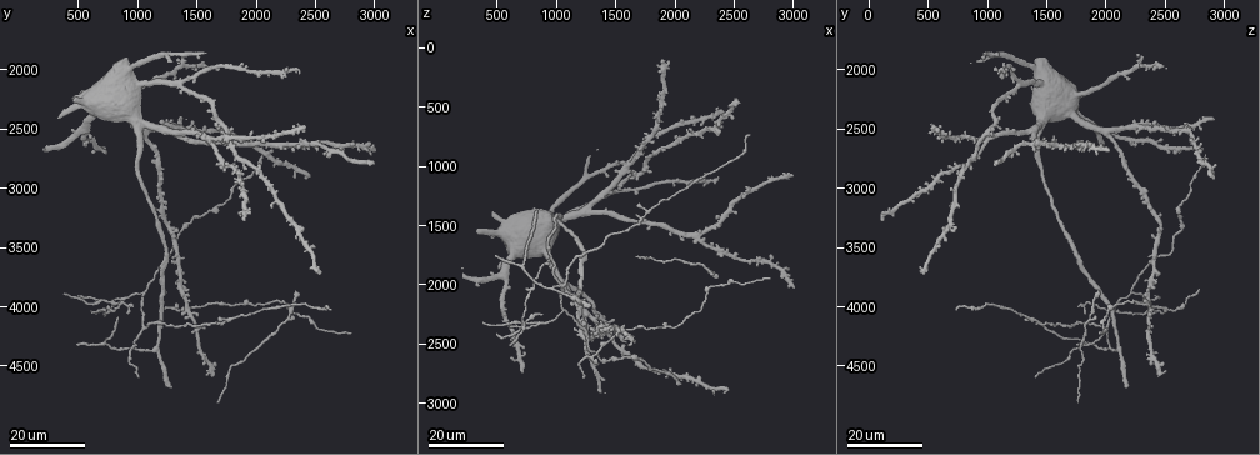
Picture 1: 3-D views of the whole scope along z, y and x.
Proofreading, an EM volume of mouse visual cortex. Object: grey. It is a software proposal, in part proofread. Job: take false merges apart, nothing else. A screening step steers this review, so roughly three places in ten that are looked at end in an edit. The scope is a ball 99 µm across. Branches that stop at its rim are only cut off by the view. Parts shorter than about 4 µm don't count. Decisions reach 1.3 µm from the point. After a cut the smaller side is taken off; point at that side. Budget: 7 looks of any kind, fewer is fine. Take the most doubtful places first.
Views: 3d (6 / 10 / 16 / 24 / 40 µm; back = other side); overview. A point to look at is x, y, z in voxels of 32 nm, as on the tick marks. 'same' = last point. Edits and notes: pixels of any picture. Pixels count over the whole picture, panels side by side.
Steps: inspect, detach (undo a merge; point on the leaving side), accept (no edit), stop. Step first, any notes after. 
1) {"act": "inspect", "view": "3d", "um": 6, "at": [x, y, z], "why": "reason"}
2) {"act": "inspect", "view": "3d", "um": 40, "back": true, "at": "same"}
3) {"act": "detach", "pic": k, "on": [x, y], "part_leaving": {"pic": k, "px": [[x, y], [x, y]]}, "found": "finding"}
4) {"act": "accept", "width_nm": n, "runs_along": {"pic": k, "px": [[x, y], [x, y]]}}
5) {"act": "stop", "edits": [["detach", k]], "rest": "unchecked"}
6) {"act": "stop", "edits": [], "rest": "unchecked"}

{"act": "inspect", "view": "3d", "um": 24, "at": [1060, 4180, 2000], "why": "small branch off a trunk"}

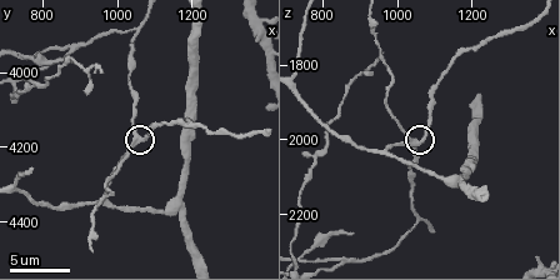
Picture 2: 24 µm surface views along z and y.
{"act": "inspect", "view": "3d", "um": 6, "at": [1060, 4170, 2000]}

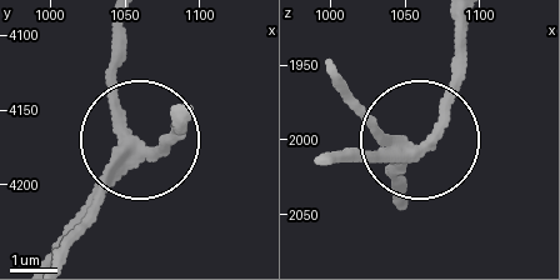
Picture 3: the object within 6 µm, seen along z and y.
{"act": "accept", "arms": 3, "runs_along": {"pic": 3, "px": [[44, 259], [131, 151], [115, 104], [115, 20]]}, "found": "one neuron here"}

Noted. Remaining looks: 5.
{"act": "inspect", "view": "3d", "um": 16, "at": [860, 3940, 2330], "why": "three-way junction"}

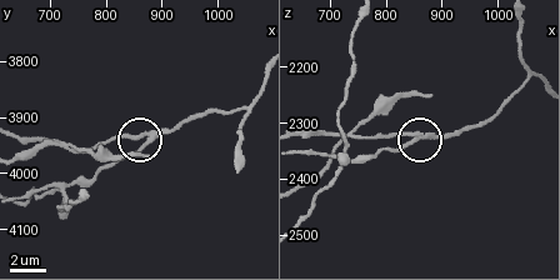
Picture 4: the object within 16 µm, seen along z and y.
{"act": "inspect", "view": "3d", "um": 6, "at": [870, 3945, 2320]}

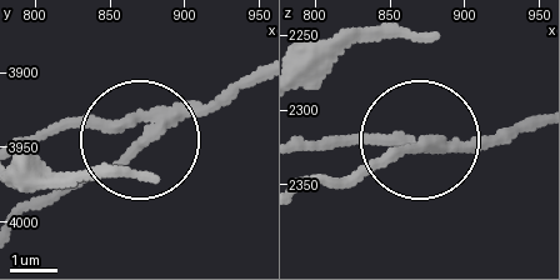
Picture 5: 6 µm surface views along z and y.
{"act": "detach", "pic": 5, "on": [390, 160], "side_arm_um": 18, "arms": 3, "found": "a second neuron is stuck on"}

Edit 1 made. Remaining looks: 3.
{"act": "inspect", "view": "overview"}

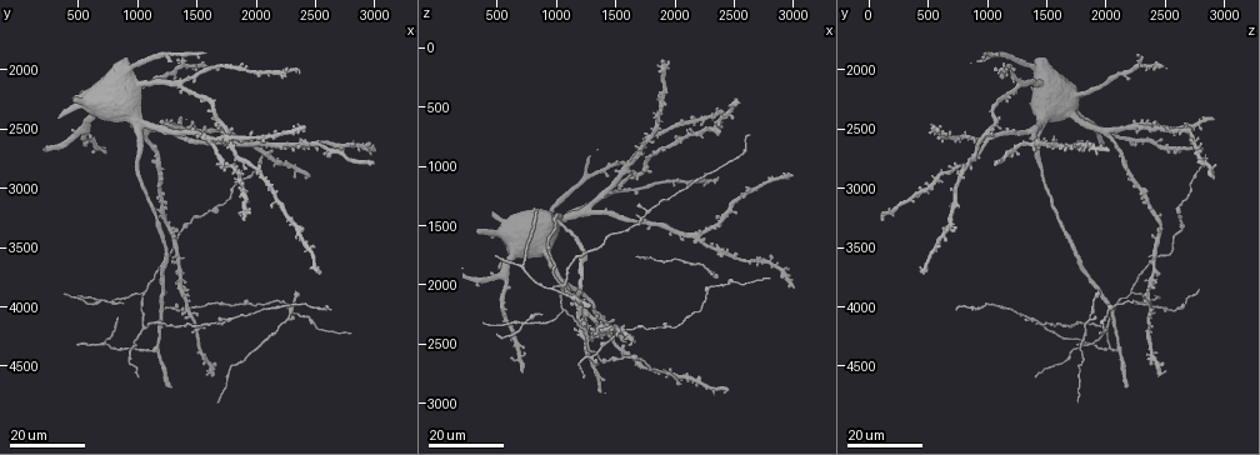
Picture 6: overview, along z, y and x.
{"act": "inspect", "view": "3d", "um": 24, "at": [1040, 3880, 2200], "why": "three-way junction"}

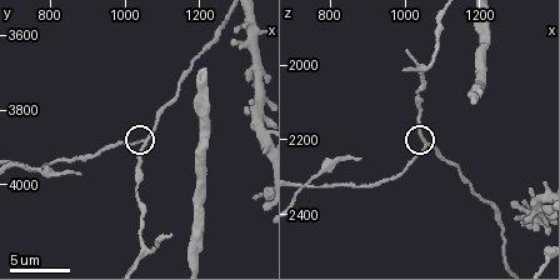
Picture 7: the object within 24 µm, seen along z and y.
{"act": "inspect", "view": "3d", "um": 10, "at": [1050, 3870, 2220]}

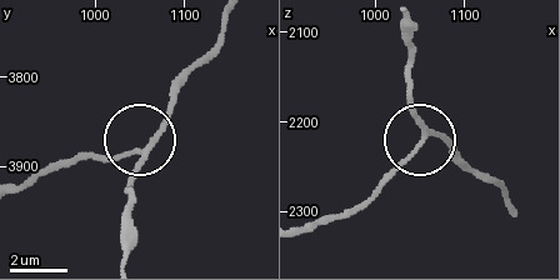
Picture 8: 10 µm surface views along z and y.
{"act": "accept", "arms": 3, "found": "one neuron here"}

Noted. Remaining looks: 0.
{"act": "stop", "edits": [["detach", 5]], "rest": "unchecked"}

